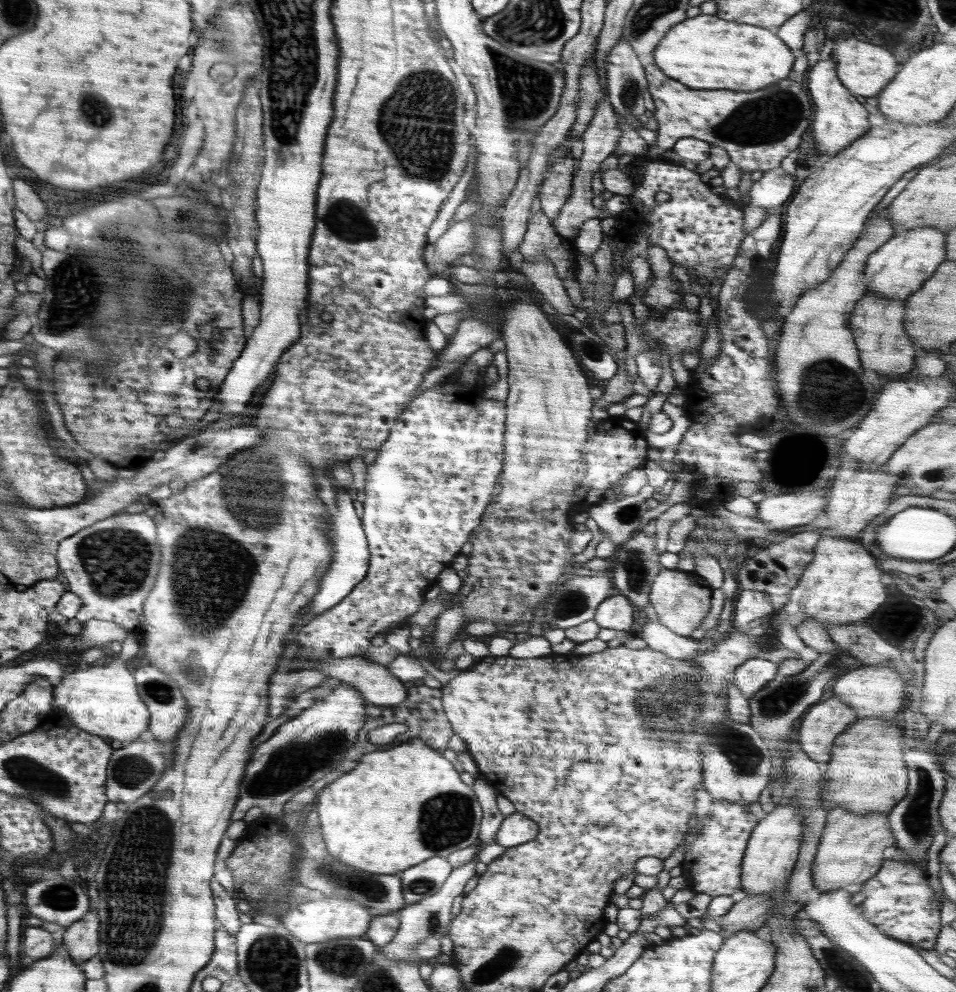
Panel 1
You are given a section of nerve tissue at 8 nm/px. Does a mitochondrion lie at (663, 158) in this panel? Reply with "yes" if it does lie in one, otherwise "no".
no

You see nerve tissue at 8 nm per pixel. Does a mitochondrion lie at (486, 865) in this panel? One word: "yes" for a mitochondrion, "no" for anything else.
no

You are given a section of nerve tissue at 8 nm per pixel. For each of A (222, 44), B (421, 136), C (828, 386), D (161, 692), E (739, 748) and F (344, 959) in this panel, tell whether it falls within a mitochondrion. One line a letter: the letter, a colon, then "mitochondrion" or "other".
A: mitochondrion
B: mitochondrion
C: mitochondrion
D: mitochondrion
E: mitochondrion
F: mitochondrion

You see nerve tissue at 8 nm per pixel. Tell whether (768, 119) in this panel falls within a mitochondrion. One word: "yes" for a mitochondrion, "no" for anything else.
yes

